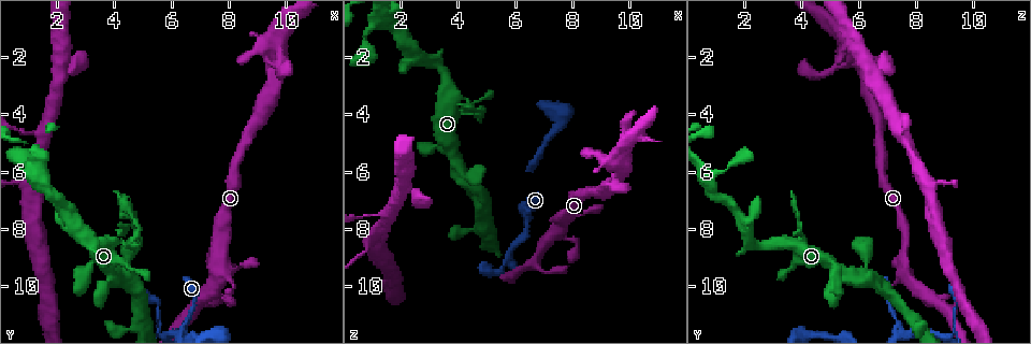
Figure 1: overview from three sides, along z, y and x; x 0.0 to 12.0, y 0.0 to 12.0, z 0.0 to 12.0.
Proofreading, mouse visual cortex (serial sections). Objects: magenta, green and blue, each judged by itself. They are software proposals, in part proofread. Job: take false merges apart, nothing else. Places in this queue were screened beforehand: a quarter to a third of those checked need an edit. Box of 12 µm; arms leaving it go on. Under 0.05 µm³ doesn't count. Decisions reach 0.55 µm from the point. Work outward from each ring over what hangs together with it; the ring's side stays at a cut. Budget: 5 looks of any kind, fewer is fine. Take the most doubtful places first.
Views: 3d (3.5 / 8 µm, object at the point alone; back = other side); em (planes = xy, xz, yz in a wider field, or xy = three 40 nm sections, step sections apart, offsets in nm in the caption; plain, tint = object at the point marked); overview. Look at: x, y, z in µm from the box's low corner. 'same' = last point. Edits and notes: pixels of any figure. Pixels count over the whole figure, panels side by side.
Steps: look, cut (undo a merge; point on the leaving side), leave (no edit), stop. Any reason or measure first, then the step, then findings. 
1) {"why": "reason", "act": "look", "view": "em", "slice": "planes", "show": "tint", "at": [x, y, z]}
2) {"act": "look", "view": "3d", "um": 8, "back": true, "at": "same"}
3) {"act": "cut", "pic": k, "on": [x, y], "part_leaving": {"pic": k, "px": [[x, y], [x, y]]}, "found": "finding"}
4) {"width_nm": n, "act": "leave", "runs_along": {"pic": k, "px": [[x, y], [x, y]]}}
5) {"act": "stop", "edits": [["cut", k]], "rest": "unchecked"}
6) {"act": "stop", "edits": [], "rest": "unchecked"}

{"why": "calibre changes", "act": "look", "view": "3d", "um": 3.5, "back": true, "at": [4.3, 8.4, 3.4]}

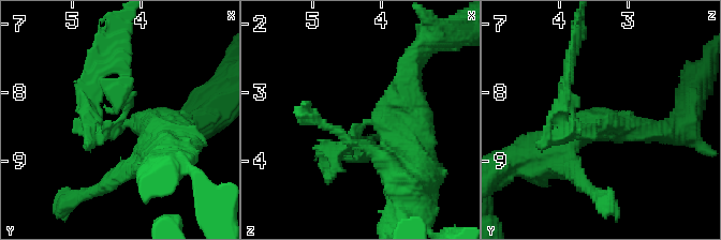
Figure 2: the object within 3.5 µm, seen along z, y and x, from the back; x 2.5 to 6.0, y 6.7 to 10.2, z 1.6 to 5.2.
{"why": "shape alone is not enough", "act": "look", "view": "em", "slice": "xy", "step": 5, "show": "tint", "at": [4.25, 8.50, 3.45]}

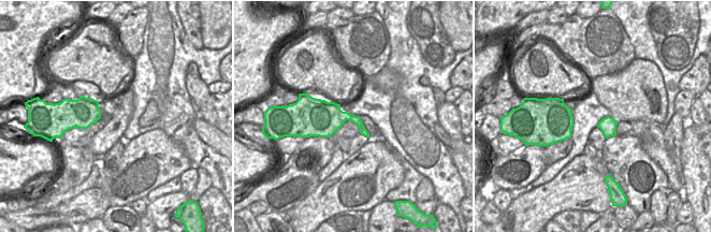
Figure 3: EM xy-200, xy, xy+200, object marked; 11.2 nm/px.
{"act": "leave", "found": "continuous, no second cell"}

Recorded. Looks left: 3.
{"why": "arms part here", "act": "look", "view": "3d", "um": 3.5, "at": [7.7, 9.3, 7.5]}

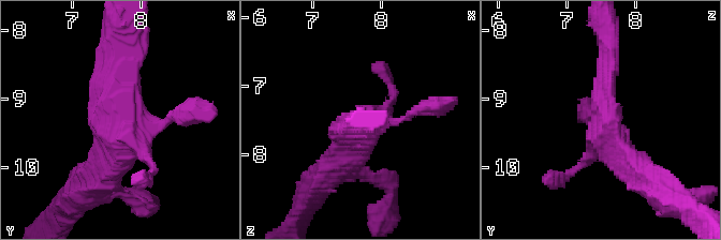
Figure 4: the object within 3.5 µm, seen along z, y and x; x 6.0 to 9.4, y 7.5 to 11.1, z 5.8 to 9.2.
{"act": "look", "view": "em", "slice": "xy", "step": 1, "show": "tint", "at": [7.65, 9.30, 7.50]}

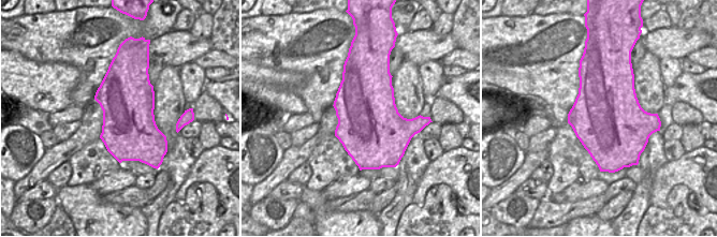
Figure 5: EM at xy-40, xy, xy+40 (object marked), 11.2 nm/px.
{"act": "leave", "found": "continuous, no second cell"}

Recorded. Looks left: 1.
{"act": "stop", "edits": [], "rest": "unchecked"}

